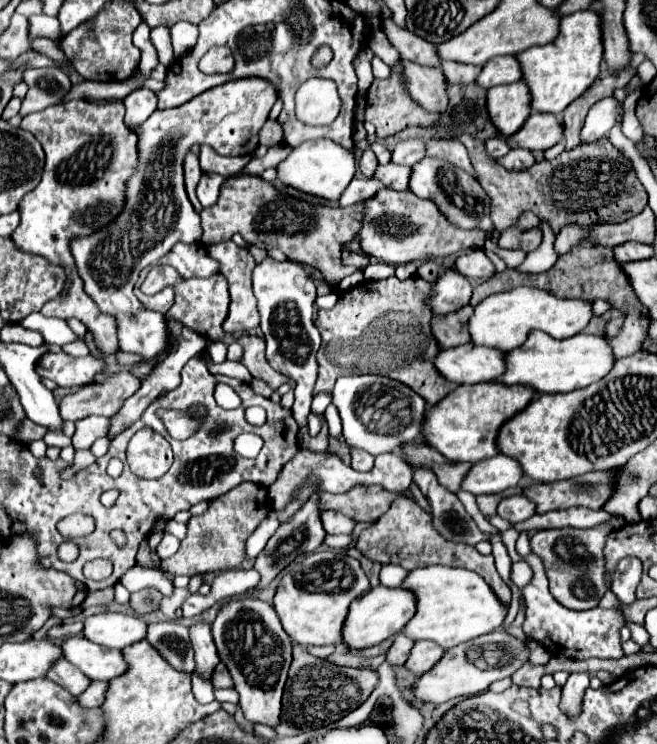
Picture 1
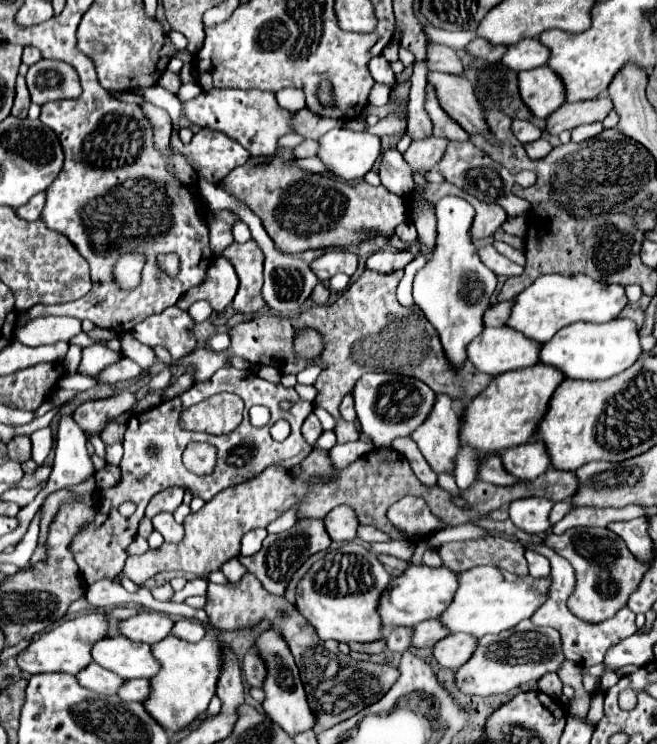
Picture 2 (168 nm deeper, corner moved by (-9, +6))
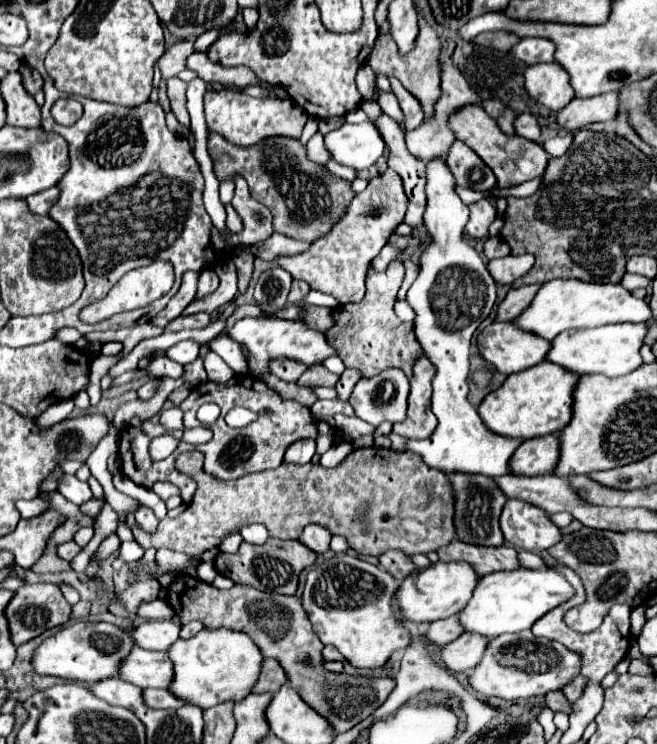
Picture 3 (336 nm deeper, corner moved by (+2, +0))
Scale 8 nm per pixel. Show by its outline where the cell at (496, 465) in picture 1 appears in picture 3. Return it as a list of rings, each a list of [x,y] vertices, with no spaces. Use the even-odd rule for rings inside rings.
[[[556,433],[528,439],[524,441],[514,457],[512,457],[512,469],[516,475],[544,475],[552,473],[556,469],[556,463],[560,459],[560,439]]]

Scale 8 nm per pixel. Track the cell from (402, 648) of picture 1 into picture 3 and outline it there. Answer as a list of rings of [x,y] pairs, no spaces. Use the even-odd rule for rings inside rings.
[[[452,615],[448,619],[442,621],[434,621],[426,633],[426,637],[436,643],[436,645],[448,645],[452,643],[456,637],[460,637],[464,633],[464,627],[460,627],[460,619],[458,615]]]

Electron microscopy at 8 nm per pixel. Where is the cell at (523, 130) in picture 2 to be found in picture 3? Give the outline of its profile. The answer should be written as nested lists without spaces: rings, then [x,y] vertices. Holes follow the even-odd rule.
[[[522,113],[516,123],[516,133],[530,139],[530,141],[538,141],[540,139],[540,125],[538,125],[538,119],[532,115],[532,113]]]

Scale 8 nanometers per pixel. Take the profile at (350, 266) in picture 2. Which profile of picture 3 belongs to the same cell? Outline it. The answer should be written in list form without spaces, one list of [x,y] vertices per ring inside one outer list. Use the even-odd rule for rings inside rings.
[[[386,169],[368,181],[368,187],[354,195],[342,219],[334,223],[334,227],[320,239],[312,241],[310,249],[300,255],[276,257],[272,263],[286,269],[294,279],[302,279],[310,285],[310,289],[328,293],[344,303],[358,303],[364,297],[364,279],[370,267],[370,261],[380,253],[380,249],[394,235],[396,227],[404,221],[408,207],[408,197],[402,187],[402,177]]]

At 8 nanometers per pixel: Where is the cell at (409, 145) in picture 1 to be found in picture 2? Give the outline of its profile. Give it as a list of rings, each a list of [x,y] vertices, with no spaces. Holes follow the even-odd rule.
[[[417,63],[411,75],[411,89],[409,89],[409,117],[407,117],[407,135],[411,139],[419,137],[433,137],[431,133],[431,119],[425,111],[425,87],[427,87],[427,63]]]

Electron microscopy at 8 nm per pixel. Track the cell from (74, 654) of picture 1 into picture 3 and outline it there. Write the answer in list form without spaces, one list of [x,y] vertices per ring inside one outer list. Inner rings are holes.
[[[134,647],[132,653],[120,665],[120,677],[142,689],[146,687],[168,689],[174,679],[174,667],[172,661],[168,659],[168,653]]]

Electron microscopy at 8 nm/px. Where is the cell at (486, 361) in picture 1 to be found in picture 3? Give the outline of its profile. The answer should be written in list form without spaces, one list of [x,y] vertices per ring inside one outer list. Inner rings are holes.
[[[492,323],[478,335],[478,349],[480,349],[480,355],[496,371],[504,375],[512,375],[542,363],[544,355],[550,351],[550,341],[540,339],[540,335],[532,335],[528,331],[520,331],[520,327],[514,327],[514,323]]]

